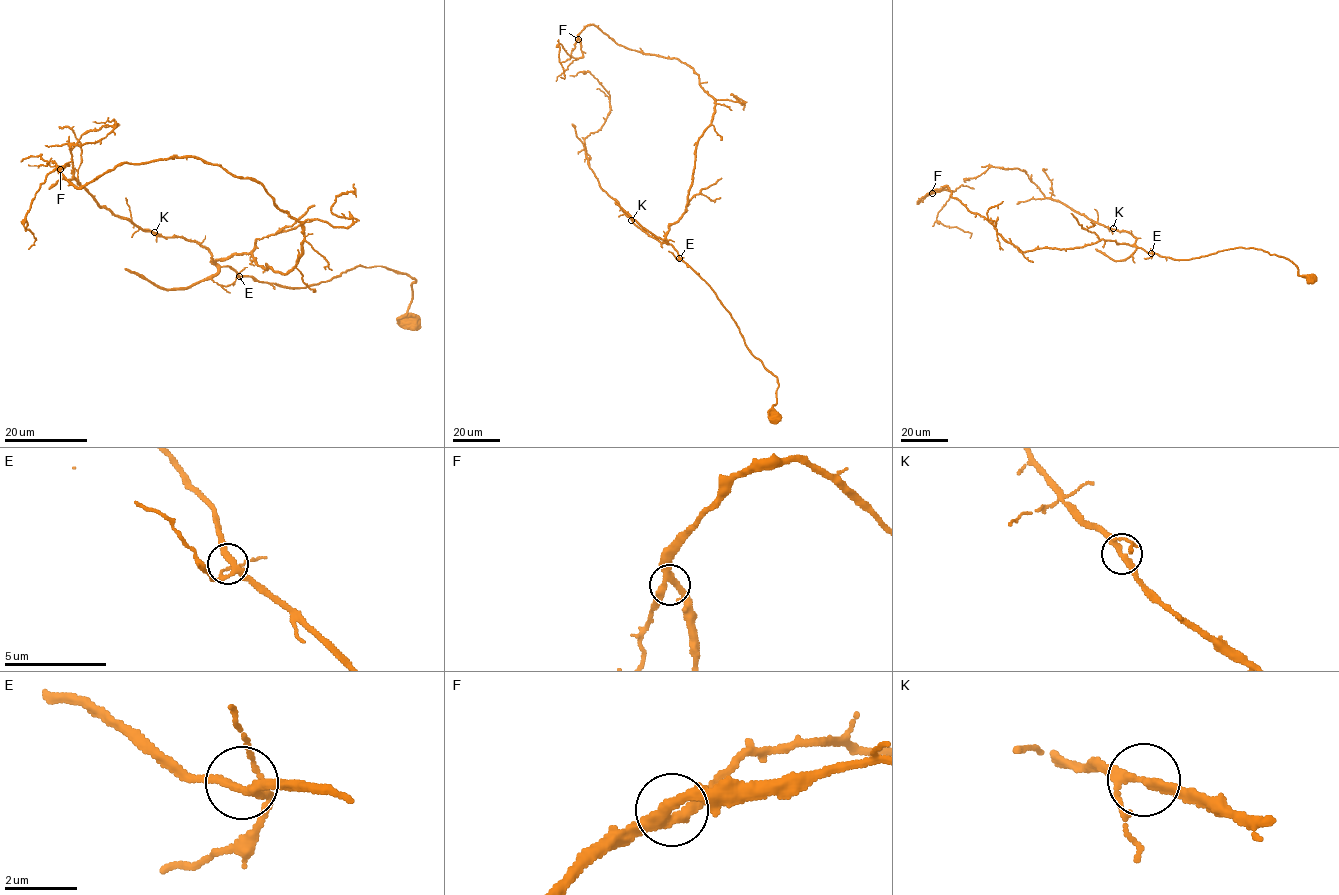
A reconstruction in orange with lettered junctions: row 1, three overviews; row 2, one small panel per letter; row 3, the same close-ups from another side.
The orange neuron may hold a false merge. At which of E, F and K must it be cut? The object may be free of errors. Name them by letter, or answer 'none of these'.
none of these

